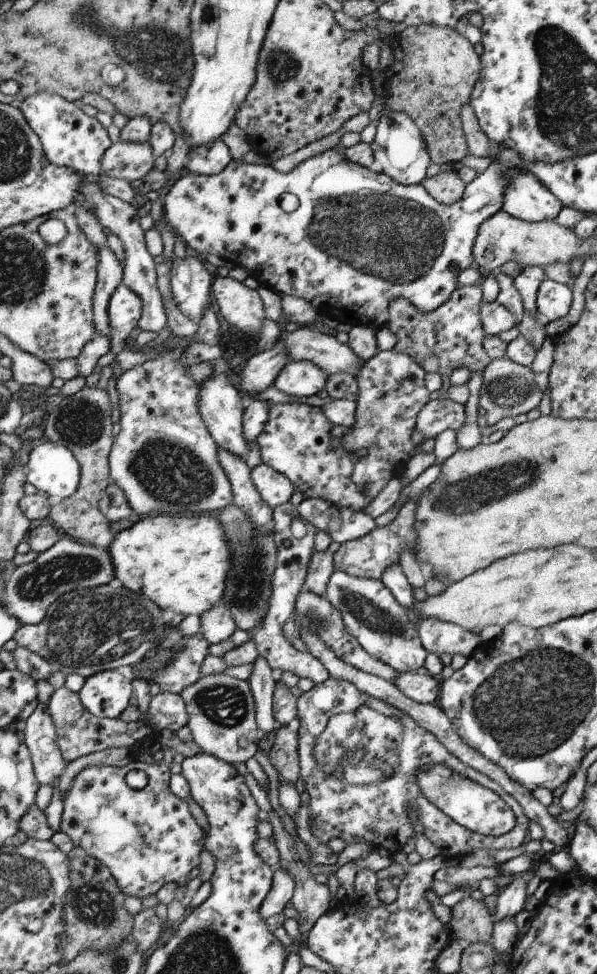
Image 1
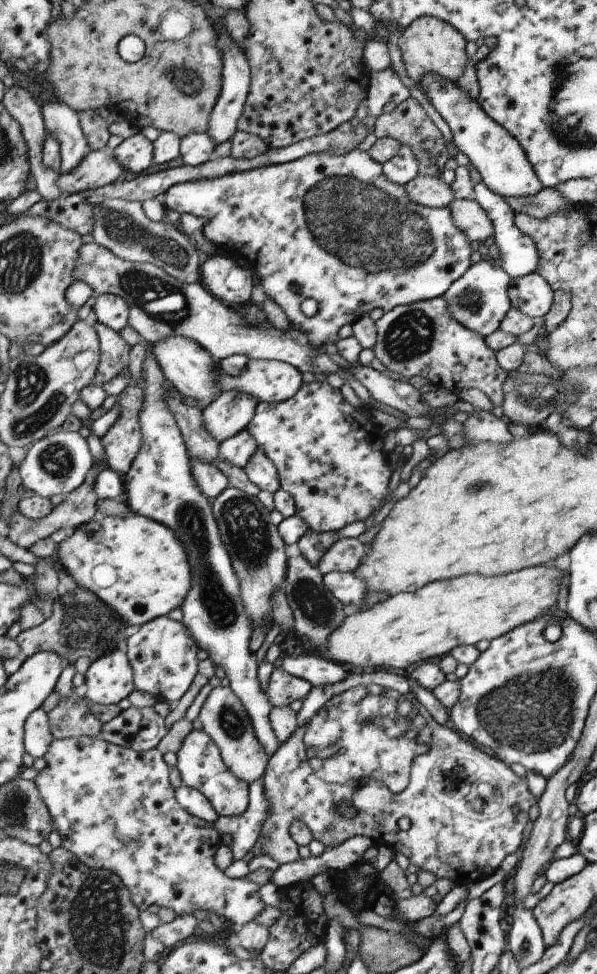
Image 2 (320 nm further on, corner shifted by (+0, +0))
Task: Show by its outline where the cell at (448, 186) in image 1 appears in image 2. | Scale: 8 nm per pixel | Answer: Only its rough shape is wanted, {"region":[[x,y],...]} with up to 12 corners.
{"region":[[419,174],[405,185],[415,203],[447,207],[454,189],[442,179]]}

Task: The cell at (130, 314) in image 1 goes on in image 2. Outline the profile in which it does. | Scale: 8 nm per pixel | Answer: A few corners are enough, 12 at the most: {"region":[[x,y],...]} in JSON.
{"region":[[112,293],[98,295],[93,320],[112,330],[129,324],[129,305]]}

